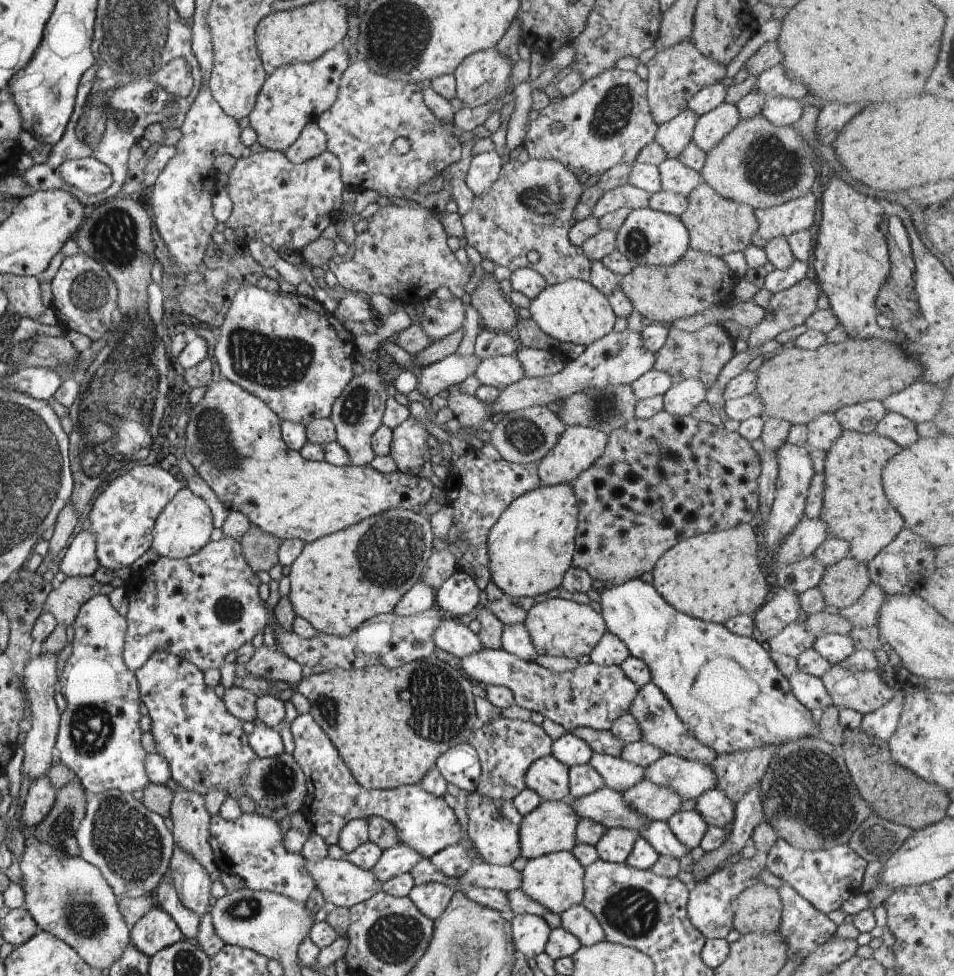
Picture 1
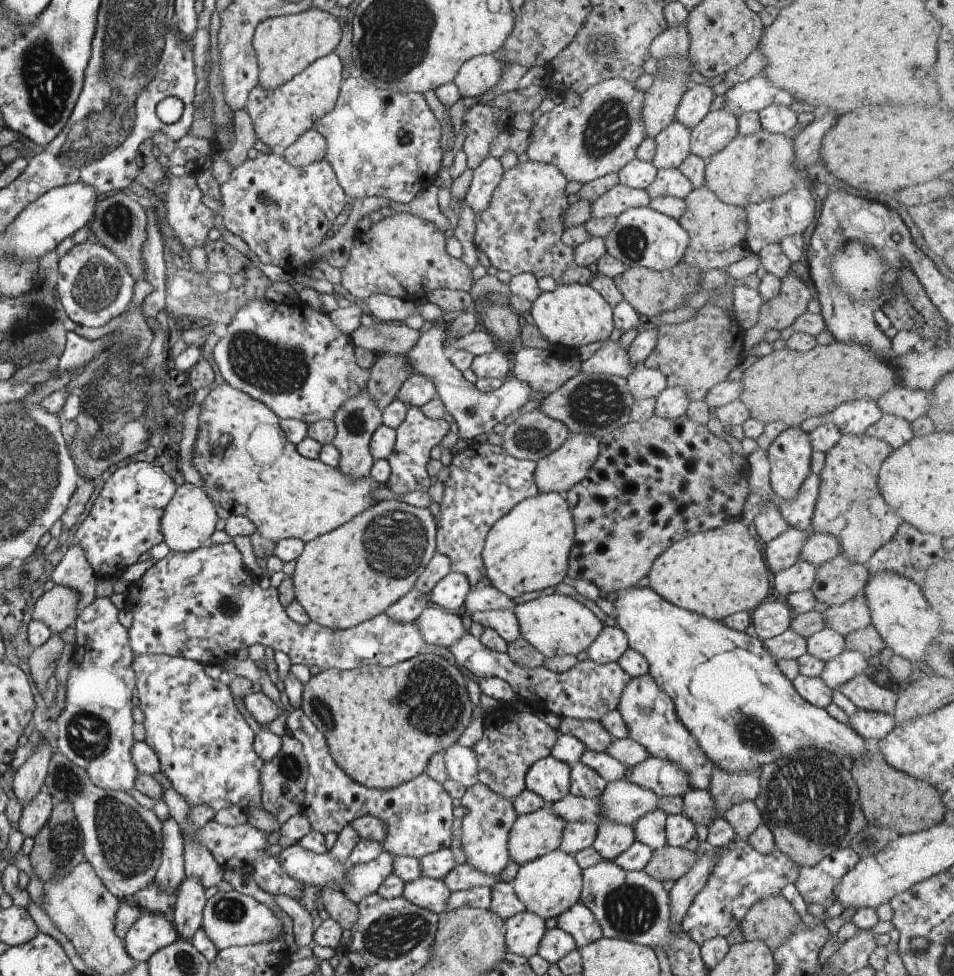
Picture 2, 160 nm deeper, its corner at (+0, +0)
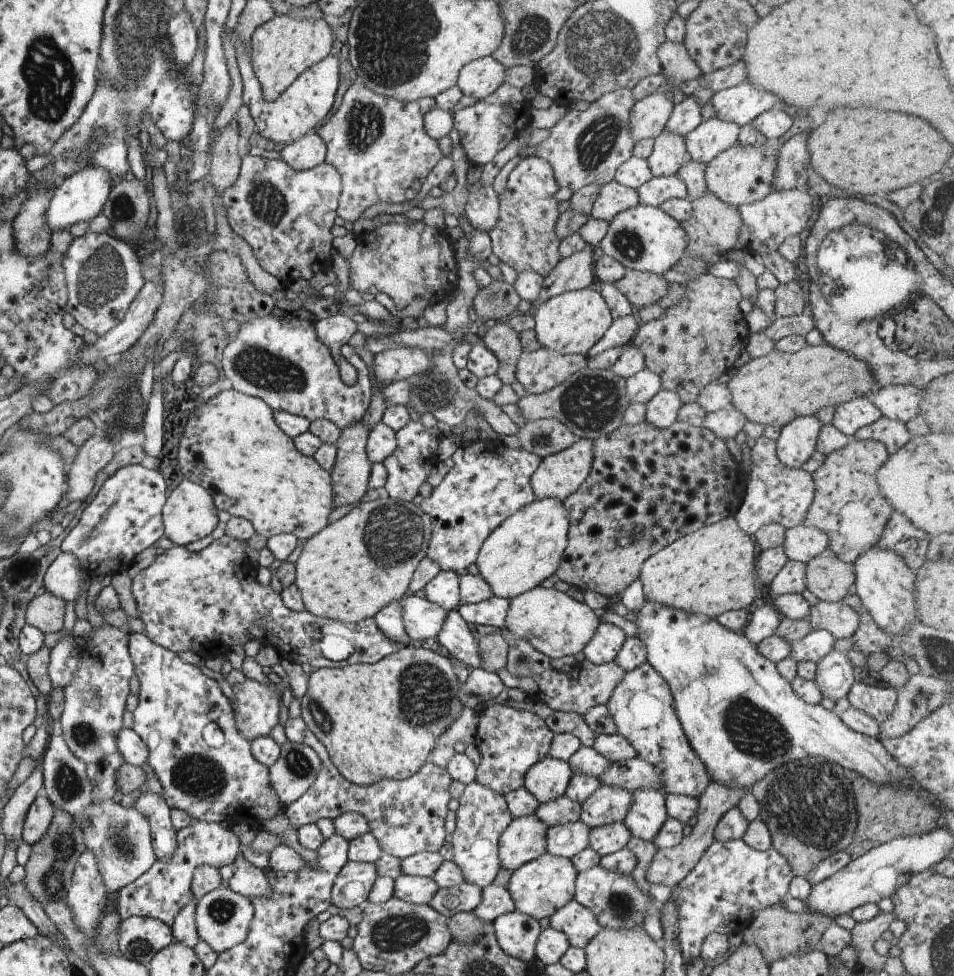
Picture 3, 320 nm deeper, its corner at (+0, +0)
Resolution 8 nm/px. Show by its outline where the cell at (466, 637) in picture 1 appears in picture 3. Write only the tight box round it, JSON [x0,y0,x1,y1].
[398,594,447,644]

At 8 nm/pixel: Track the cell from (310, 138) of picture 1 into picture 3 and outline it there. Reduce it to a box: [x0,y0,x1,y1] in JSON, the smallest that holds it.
[281,132,327,171]

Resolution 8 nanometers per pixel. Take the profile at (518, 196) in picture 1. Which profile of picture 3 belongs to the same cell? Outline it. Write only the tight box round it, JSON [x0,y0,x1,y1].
[488,157,562,278]

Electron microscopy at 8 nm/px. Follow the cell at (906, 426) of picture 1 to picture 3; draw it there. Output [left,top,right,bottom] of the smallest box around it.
[853,416,912,455]

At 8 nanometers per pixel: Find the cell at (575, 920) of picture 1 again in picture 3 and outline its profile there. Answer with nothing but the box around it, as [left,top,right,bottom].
[550,899,603,949]

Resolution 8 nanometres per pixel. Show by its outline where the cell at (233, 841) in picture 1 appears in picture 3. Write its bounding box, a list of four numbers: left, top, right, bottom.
[116,820,243,927]

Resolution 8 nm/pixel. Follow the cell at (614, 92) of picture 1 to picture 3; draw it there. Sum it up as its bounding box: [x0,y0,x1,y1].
[536,89,636,192]

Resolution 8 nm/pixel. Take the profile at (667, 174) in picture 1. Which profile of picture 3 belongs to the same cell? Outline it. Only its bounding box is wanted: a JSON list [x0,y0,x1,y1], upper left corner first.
[637,175,687,207]

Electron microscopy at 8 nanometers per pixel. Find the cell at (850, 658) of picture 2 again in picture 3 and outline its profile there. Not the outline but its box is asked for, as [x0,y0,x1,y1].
[814,651,856,702]

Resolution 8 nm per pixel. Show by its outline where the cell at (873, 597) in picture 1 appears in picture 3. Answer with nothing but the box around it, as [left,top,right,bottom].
[806,601,859,638]

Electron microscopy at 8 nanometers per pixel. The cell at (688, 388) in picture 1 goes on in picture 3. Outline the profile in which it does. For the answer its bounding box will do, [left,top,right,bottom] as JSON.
[645,388,683,429]

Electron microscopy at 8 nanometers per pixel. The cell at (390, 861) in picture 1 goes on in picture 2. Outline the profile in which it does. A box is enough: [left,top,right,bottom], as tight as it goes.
[341,851,393,904]

